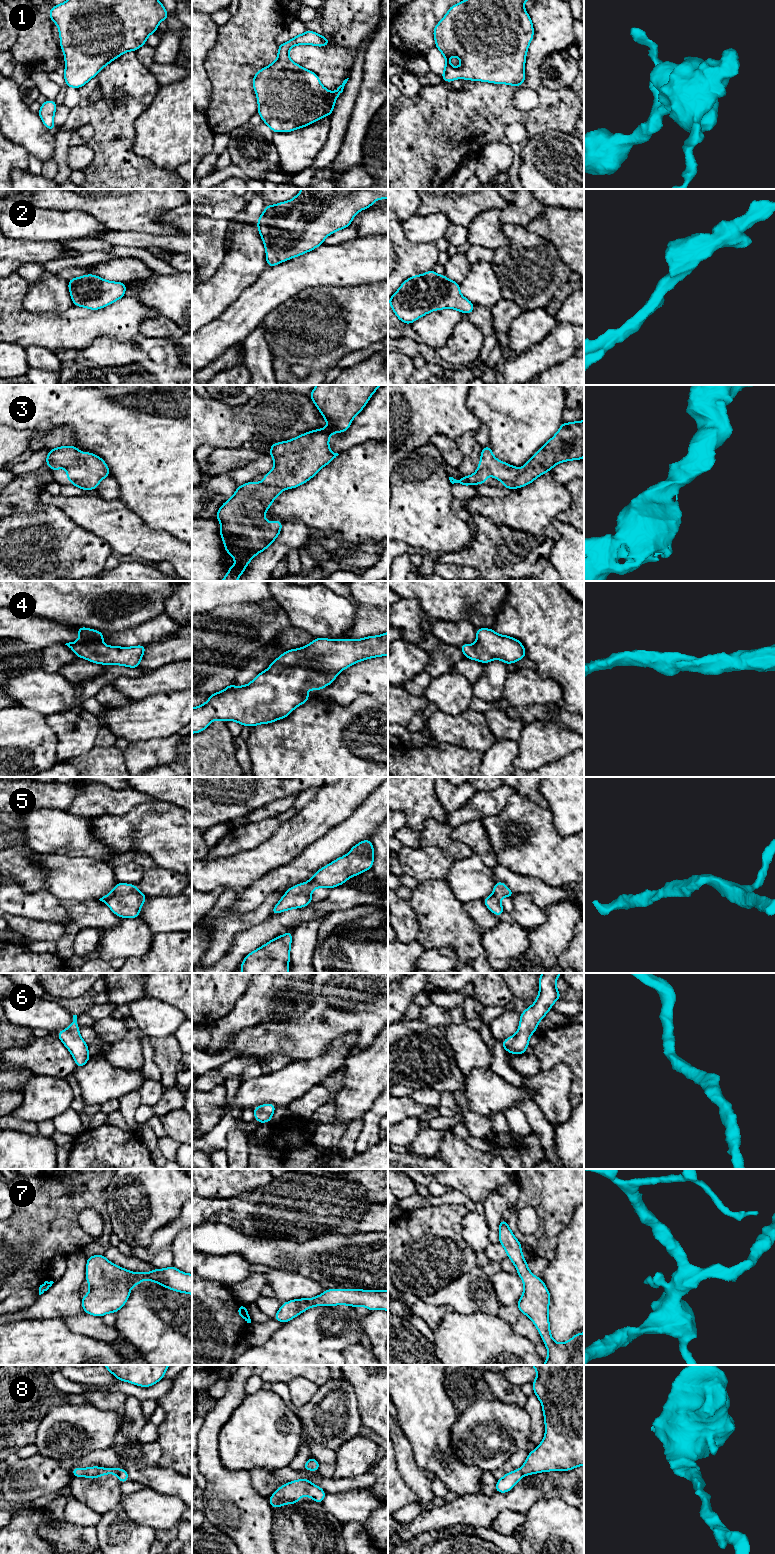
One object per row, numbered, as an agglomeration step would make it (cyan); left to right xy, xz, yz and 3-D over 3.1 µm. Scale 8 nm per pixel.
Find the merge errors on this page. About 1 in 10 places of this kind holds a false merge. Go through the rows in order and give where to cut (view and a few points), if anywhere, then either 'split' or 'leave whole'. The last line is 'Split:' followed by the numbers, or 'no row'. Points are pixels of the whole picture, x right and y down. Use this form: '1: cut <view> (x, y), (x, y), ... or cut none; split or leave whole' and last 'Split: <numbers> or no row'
1: cut none; leave whole
2: cut none; leave whole
3: cut none; leave whole
4: cut none; leave whole
5: cut none; leave whole
6: cut none; leave whole
7: cut none; leave whole
8: cut none; leave whole
Split: no row

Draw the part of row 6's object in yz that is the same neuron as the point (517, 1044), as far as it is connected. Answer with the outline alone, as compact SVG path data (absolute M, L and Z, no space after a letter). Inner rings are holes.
M542 973L539 977L539 995L534 1004L520 1014L517 1033L502 1041L504 1051L511 1054L525 1054L530 1035L537 1031L538 1023L551 1010L552 1005L561 998L556 988L556 979L561 973Z

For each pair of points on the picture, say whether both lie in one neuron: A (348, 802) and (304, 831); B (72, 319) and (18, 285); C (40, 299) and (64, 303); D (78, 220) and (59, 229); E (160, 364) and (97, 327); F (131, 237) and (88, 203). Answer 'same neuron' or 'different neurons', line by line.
A: same neuron
B: same neuron
C: same neuron
D: same neuron
E: different neurons
F: different neurons

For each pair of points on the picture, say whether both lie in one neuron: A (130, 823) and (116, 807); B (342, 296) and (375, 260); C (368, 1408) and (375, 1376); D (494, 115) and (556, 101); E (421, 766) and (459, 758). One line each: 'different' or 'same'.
A: different
B: different
C: same
D: same
E: same

